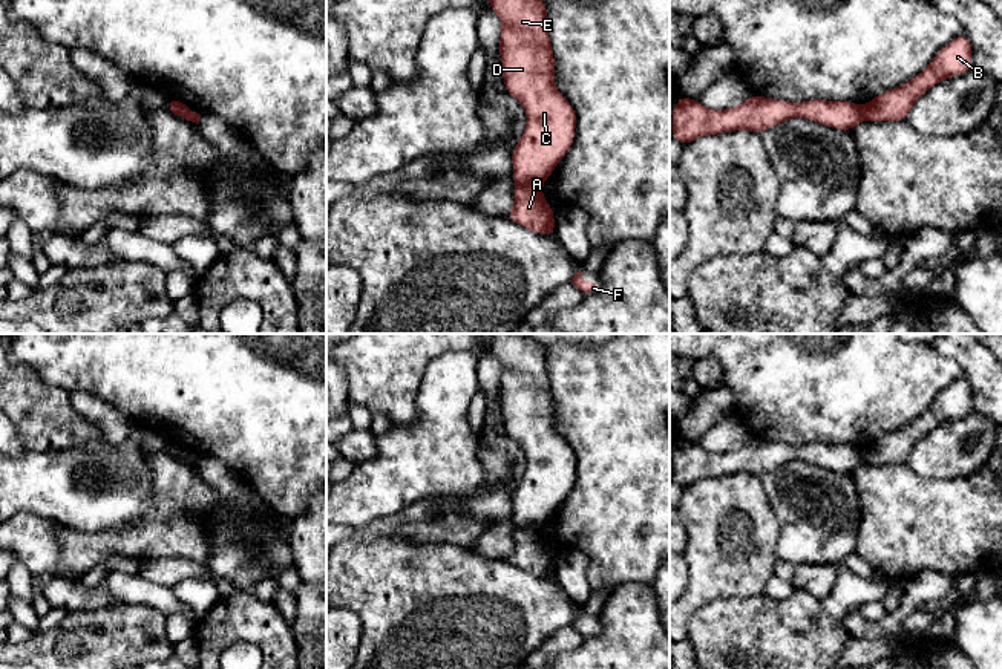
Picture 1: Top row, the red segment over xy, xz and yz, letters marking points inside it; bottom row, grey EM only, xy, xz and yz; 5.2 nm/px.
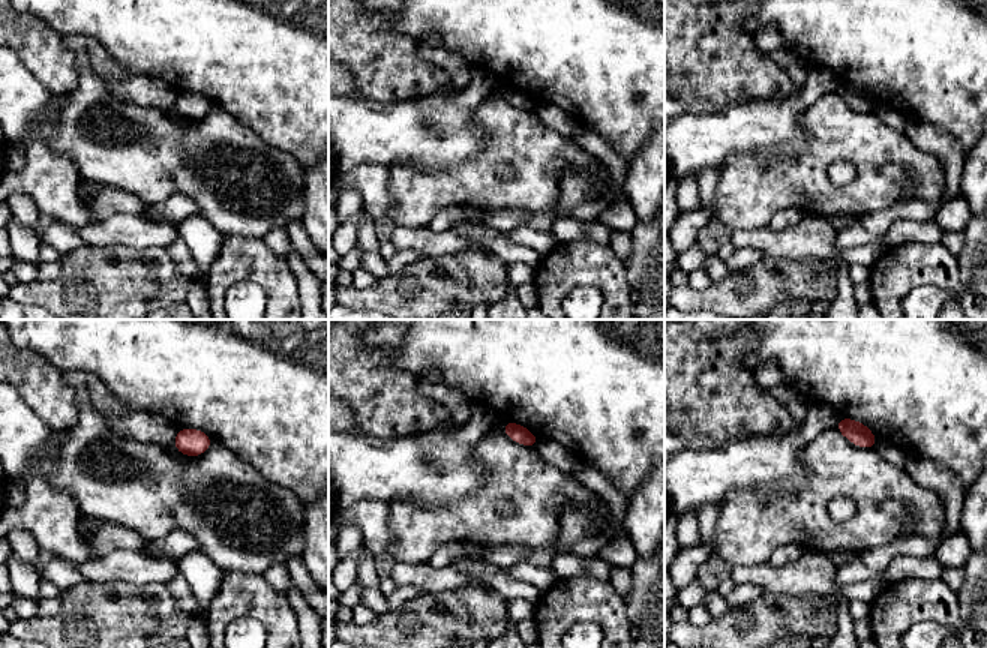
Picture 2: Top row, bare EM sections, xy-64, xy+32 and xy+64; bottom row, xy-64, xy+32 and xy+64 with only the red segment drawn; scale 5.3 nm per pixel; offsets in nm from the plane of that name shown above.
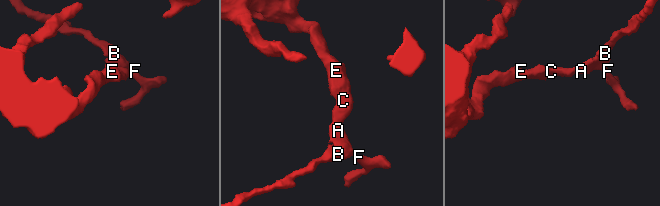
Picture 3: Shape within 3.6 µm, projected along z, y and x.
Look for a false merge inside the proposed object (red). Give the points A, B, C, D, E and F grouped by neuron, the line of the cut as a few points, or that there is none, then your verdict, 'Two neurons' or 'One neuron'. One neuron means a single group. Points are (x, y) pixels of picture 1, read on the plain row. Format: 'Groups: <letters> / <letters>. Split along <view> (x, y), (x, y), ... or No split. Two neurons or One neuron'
Groups: A B F / C D E. Split along xz (518, 527), (535, 527), (538, 530). Two neurons

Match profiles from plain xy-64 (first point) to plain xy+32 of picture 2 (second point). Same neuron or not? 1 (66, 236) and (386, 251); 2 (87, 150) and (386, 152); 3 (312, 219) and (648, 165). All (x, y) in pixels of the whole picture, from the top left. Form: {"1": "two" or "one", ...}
{"1": "two", "2": "one", "3": "one"}

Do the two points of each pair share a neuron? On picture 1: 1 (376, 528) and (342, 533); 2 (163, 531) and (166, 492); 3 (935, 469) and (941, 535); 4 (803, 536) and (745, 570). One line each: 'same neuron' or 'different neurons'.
1: same neuron
2: same neuron
3: different neurons
4: different neurons

